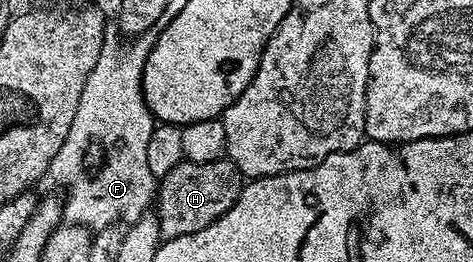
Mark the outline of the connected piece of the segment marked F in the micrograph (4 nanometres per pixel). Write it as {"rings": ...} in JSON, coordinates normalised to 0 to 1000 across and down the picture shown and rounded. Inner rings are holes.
{"rings":[[[224,95],[222,164],[192,290],[184,290],[159,458],[150,458],[150,504],[142,504],[142,531],[116,588],[116,611],[106,634],[110,679],[137,714],[131,782],[135,844],[159,863],[182,863],[190,885],[207,885],[205,878],[252,844],[254,832],[264,855],[292,847],[317,798],[328,756],[328,683],[319,641],[311,641],[311,534],[319,534],[328,454],[317,435],[298,347],[298,279],[315,206],[302,206],[304,237],[294,237],[290,221],[277,229],[273,206],[273,229],[260,221],[264,244],[252,244],[247,183],[256,191],[264,172],[252,141],[249,103]]]}

